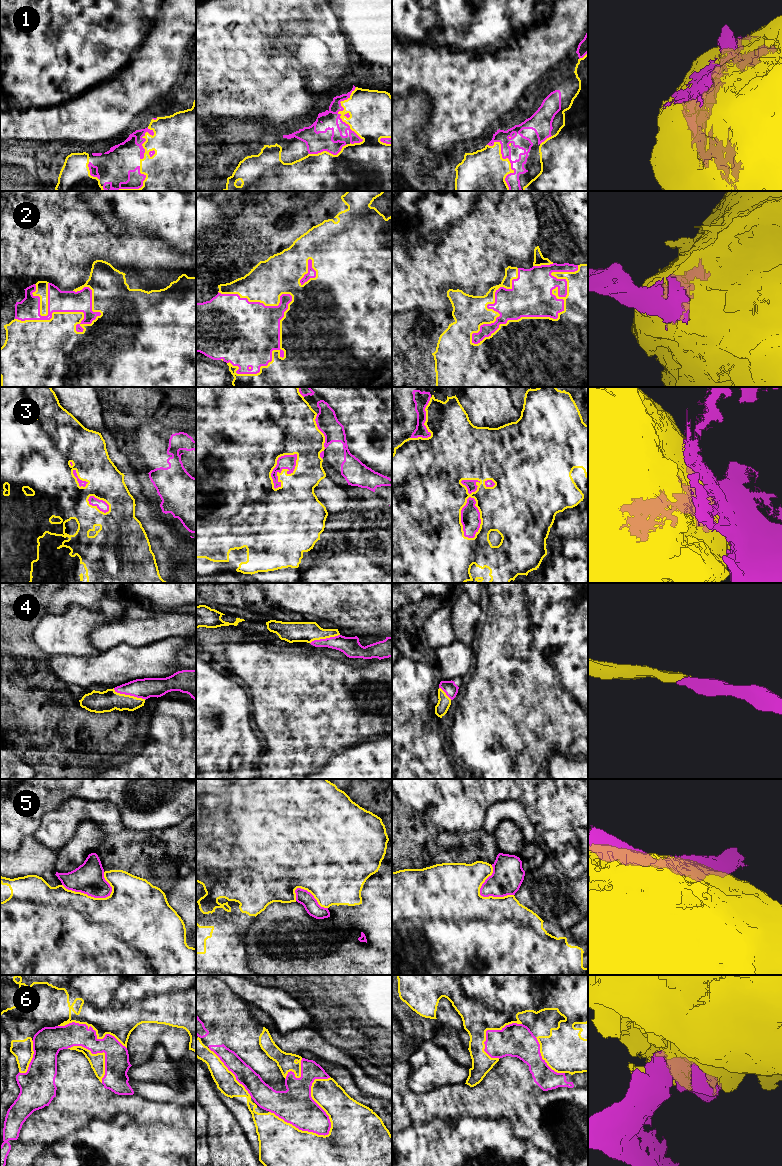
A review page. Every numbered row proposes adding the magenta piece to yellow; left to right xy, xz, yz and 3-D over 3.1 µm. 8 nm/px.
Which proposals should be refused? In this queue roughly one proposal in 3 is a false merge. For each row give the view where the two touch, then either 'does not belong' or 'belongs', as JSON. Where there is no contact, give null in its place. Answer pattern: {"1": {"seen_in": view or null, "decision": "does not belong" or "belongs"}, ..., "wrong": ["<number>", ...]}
{"1": {"seen_in": "xz", "decision": "belongs"}, "2": {"seen_in": "yz", "decision": "belongs"}, "3": {"seen_in": "xz", "decision": "does not belong"}, "4": {"seen_in": "xy", "decision": "belongs"}, "5": {"seen_in": "xy", "decision": "does not belong"}, "6": {"seen_in": "xz", "decision": "does not belong"}, "wrong": ["3", "5", "6"]}

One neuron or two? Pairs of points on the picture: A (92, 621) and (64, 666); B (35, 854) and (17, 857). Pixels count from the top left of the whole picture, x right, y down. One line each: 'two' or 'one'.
A: two
B: one

